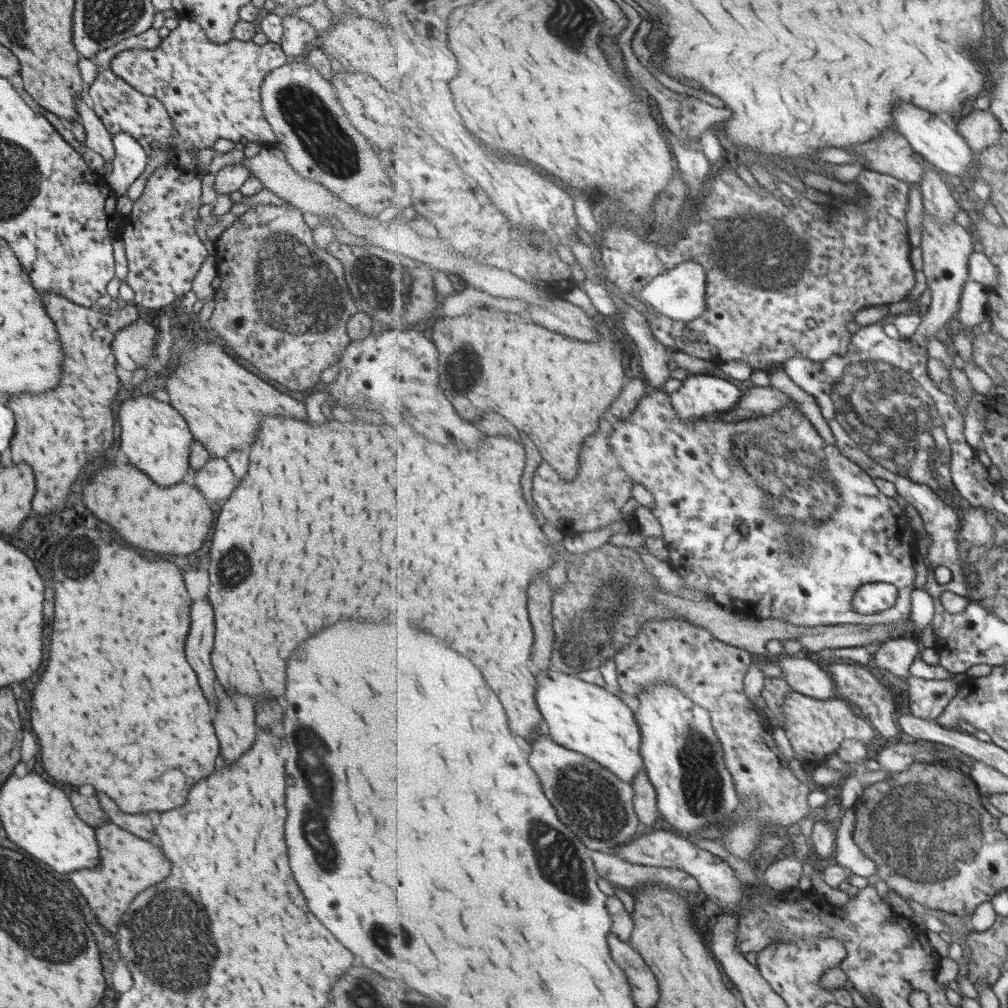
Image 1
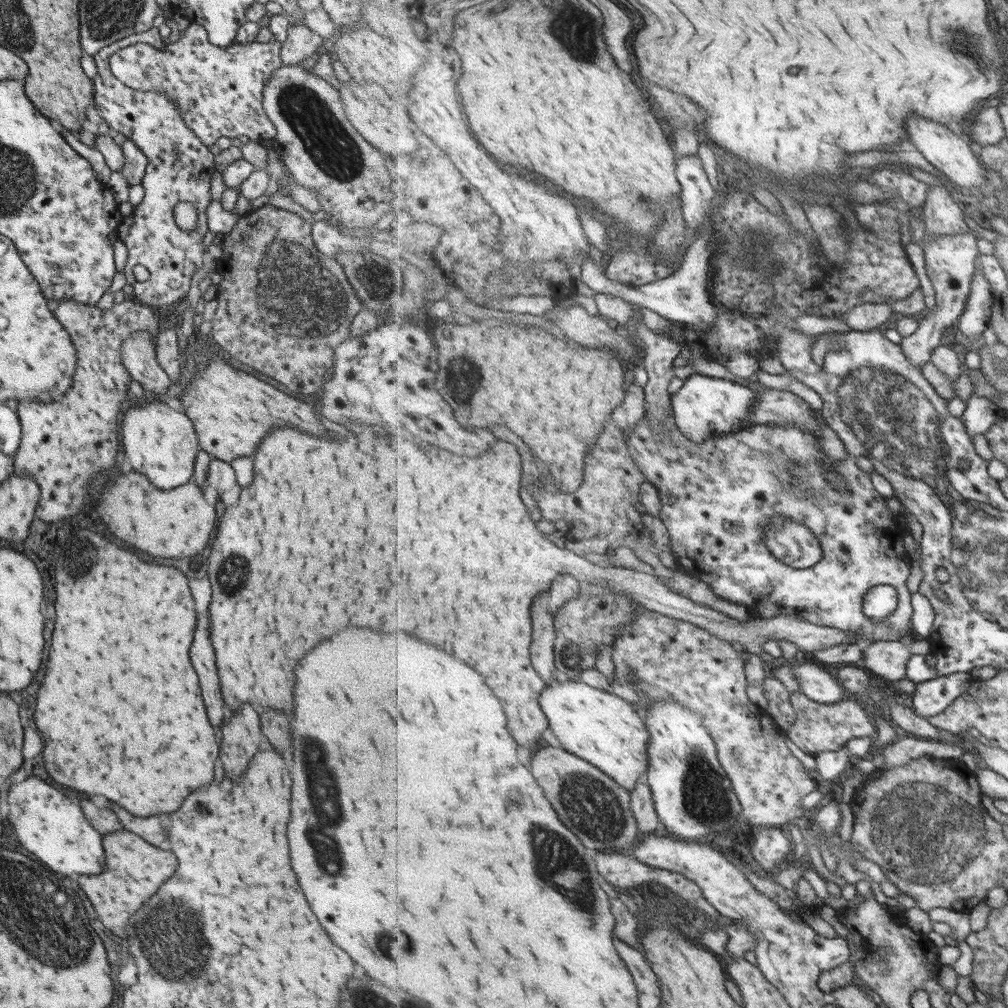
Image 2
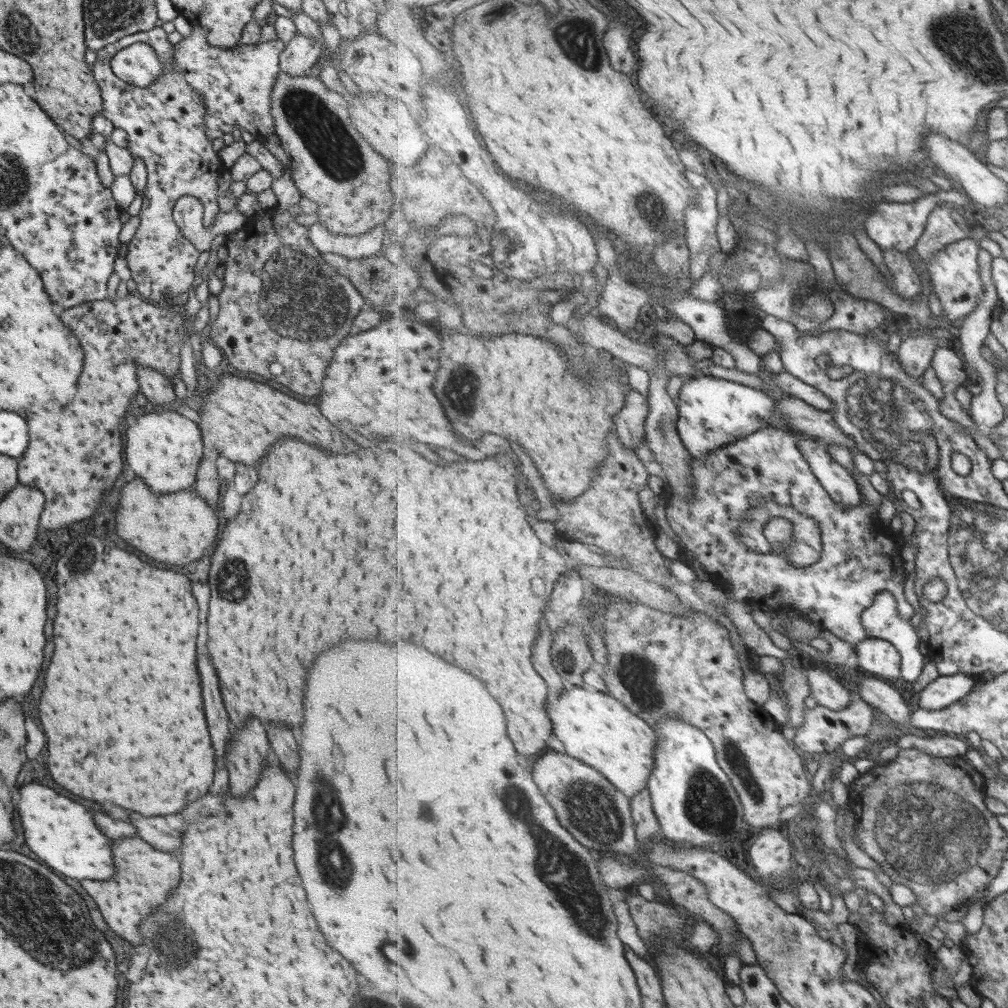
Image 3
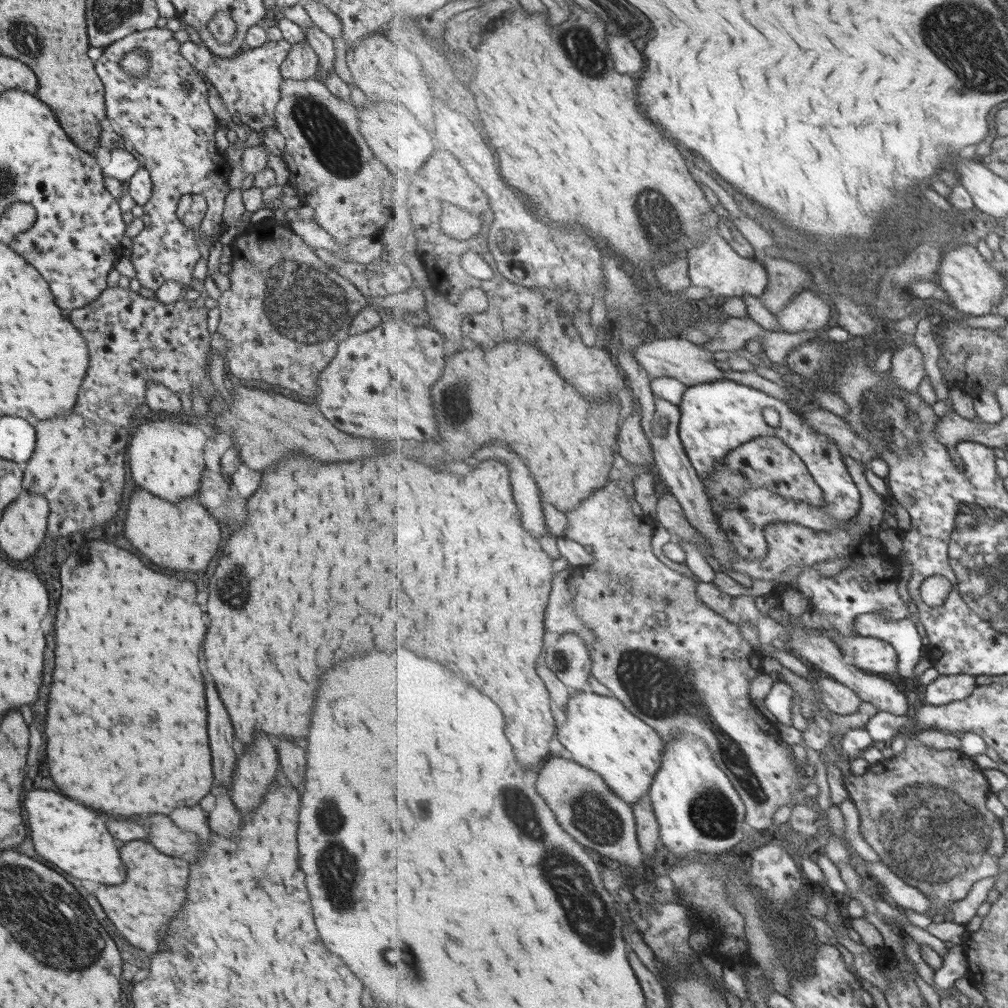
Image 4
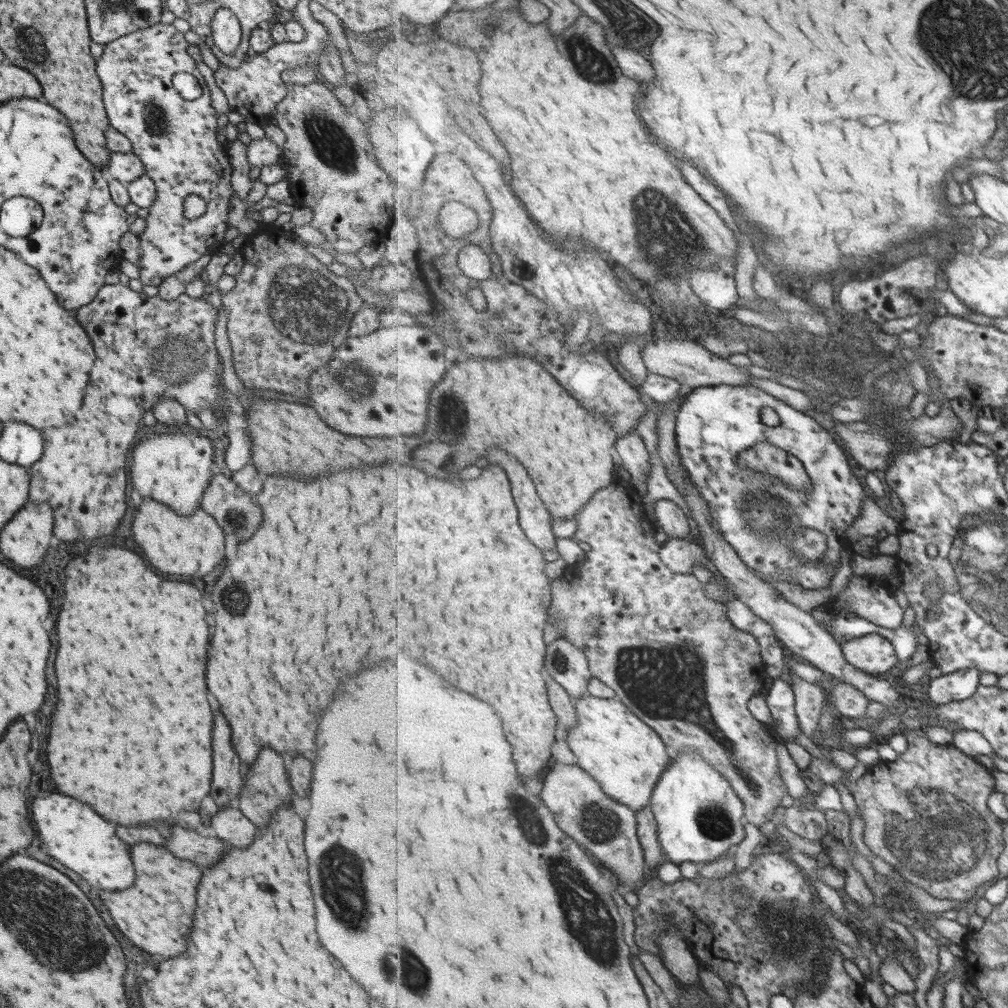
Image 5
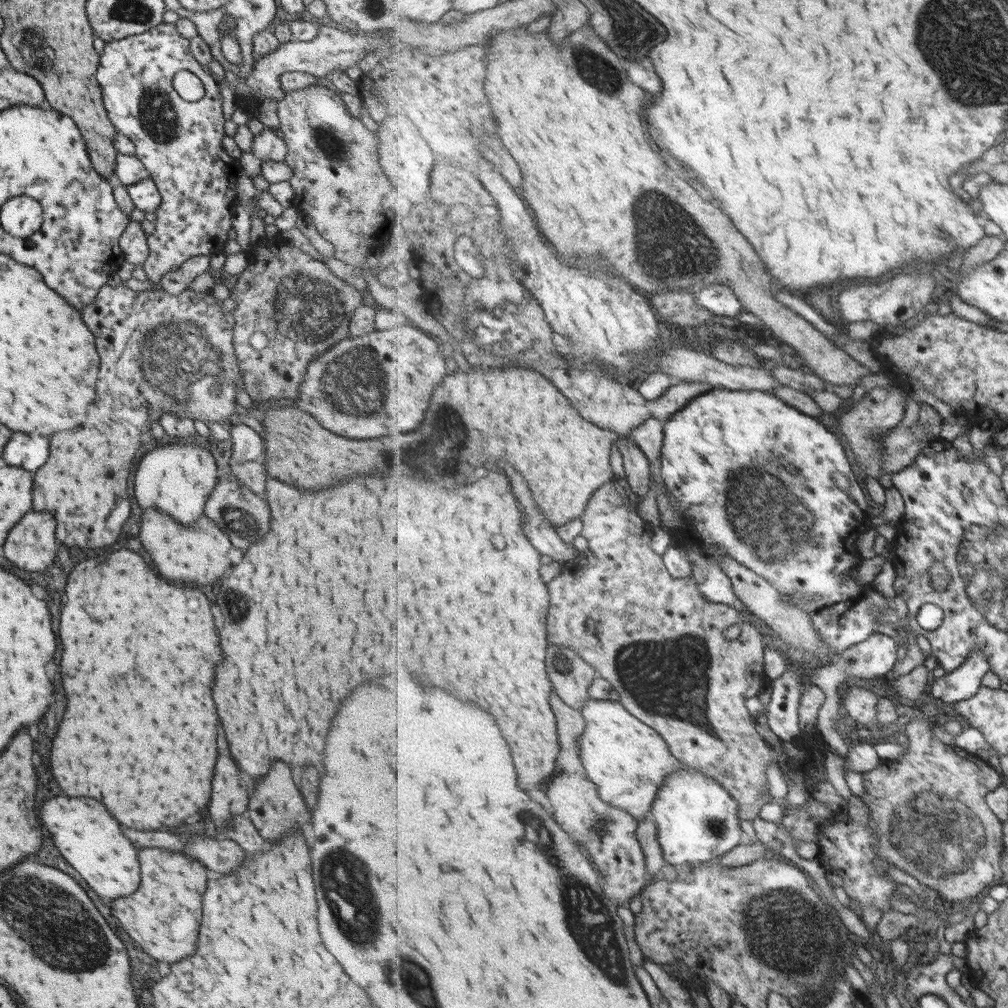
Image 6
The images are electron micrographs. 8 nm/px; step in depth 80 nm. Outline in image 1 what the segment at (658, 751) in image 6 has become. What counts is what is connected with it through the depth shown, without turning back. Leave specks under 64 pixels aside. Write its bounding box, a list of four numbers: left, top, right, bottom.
[536,668,646,784]

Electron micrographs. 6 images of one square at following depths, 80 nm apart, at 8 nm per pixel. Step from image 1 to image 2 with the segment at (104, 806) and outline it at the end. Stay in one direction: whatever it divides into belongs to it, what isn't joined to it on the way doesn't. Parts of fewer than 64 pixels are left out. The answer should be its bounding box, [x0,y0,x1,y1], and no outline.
[111,804,170,850]

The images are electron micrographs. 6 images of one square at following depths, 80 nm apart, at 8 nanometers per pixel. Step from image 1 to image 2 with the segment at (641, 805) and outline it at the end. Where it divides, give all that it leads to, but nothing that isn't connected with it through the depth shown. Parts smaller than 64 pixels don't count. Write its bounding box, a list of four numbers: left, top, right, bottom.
[632,776,659,837]

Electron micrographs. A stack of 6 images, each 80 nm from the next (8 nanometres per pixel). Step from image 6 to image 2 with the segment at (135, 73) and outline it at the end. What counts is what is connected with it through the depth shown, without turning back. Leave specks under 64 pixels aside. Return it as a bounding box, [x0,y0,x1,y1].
[91,27,215,308]

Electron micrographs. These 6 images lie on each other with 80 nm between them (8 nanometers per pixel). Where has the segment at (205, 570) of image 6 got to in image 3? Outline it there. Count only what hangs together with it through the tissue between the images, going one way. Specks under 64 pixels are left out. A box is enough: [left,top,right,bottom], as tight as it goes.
[113,477,217,562]

